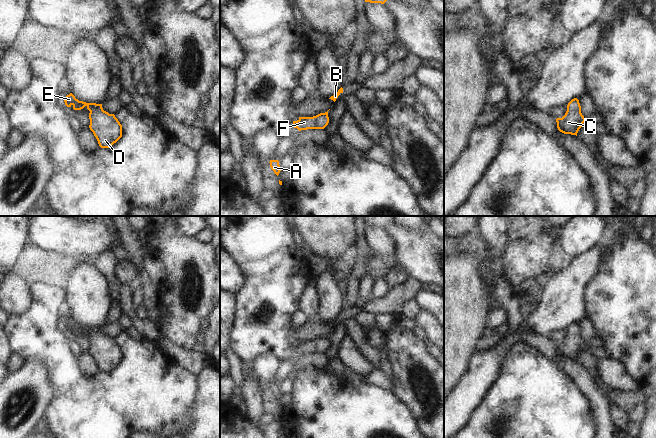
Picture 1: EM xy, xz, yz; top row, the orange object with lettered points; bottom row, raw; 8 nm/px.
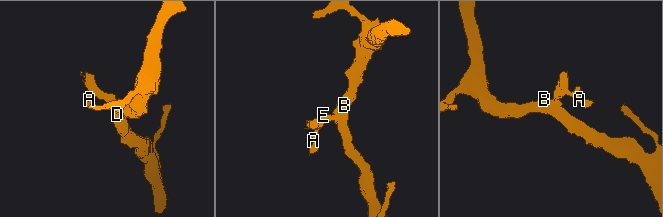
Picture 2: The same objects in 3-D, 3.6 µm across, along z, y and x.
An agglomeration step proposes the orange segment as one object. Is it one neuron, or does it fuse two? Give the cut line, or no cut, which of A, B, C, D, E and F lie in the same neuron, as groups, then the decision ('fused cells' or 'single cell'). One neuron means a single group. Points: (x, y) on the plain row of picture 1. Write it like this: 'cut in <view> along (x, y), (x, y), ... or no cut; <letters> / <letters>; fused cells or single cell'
no cut; A B C D E F; single cell

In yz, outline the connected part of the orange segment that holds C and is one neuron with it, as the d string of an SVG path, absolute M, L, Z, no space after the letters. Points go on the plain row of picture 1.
M577 322L568 327L565 339L556 343L557 352L560 356L576 360L585 345L586 342L581 337L581 330Z

